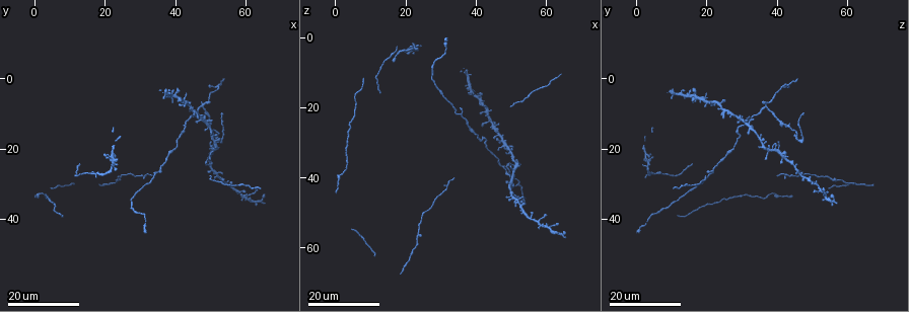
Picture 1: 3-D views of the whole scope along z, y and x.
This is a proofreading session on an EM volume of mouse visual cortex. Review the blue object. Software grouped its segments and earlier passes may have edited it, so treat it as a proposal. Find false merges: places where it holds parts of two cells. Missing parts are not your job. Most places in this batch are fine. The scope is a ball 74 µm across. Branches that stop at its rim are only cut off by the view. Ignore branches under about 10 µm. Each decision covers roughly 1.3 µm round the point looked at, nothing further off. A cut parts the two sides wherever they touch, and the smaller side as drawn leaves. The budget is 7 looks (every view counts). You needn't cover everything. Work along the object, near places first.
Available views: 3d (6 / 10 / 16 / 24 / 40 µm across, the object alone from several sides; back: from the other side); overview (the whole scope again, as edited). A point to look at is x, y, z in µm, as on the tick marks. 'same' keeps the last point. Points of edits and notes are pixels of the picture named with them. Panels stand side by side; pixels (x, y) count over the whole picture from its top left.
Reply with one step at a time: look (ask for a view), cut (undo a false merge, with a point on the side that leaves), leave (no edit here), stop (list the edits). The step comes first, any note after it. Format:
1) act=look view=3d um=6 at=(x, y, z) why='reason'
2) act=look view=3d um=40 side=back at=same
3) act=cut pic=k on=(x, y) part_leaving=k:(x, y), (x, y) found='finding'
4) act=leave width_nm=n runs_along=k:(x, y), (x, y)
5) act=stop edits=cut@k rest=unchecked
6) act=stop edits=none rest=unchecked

act=look view=3d um=24 at=(49.5, 23.0, 42.5) why='four or more arms meet'

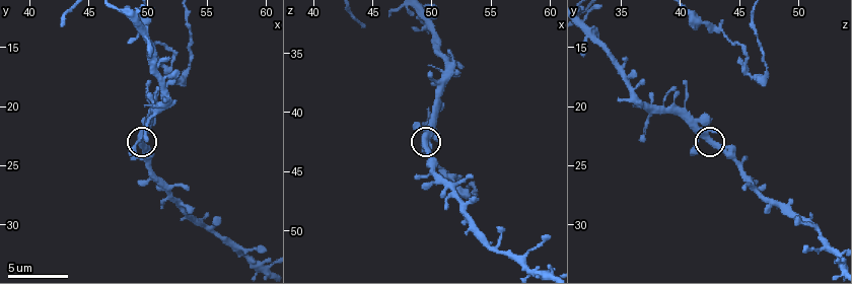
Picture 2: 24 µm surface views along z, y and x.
act=look view=3d um=6 at=(49.4, 22.6, 42.0) why='zoom in'

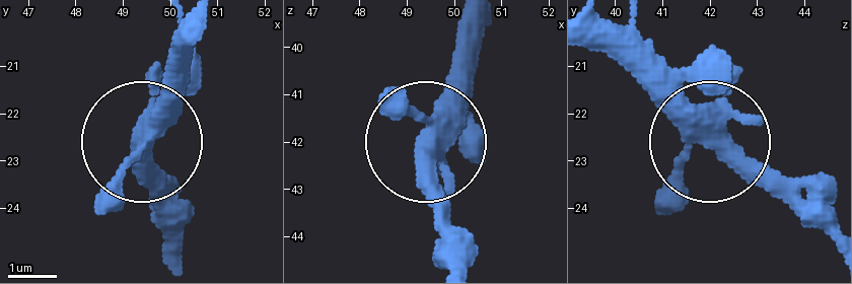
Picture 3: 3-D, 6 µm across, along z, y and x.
act=leave side_arm_um=30 found='one cell here'

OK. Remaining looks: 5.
act=look view=3d um=16 at=(47.5, 7.5, 36.5) why='four-way junction'

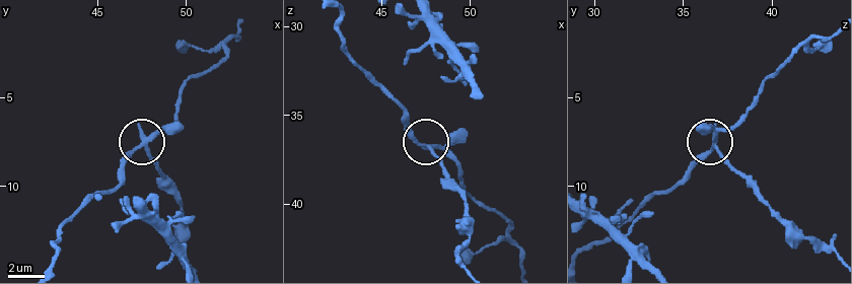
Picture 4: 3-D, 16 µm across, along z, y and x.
act=look view=3d um=10 at=(47.7, 7.6, 36.9)

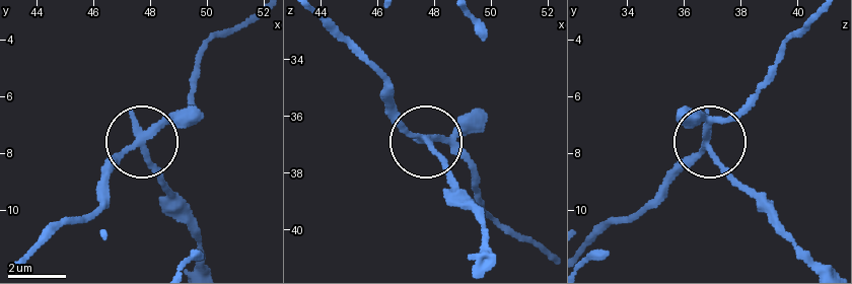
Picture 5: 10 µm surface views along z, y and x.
act=cut pic=5 on=(155, 171) arms=4 part_leaving=5:(136, 139), (167, 202), (196, 238), (201, 263) found='a second cell is stuck on'

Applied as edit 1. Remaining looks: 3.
act=look view=overview why='redraw'

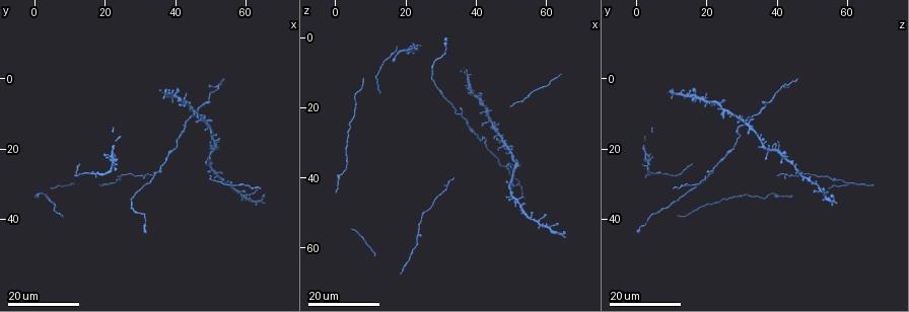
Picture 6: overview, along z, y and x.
act=look view=3d um=24 at=(44.5, 11.0, 33.0) why='three arms meet'

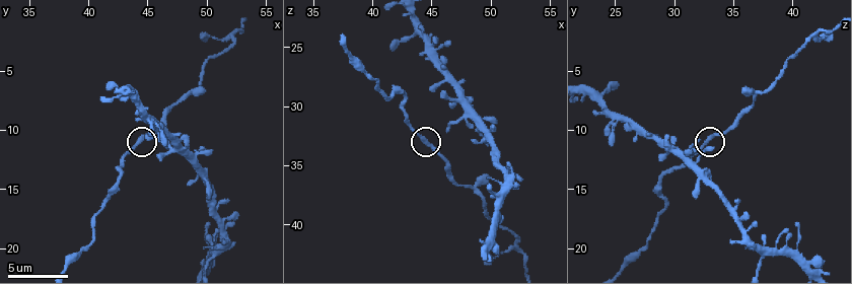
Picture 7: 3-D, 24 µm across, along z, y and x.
act=look view=3d um=6 at=(44.8, 10.4, 33.4) why='closer look'

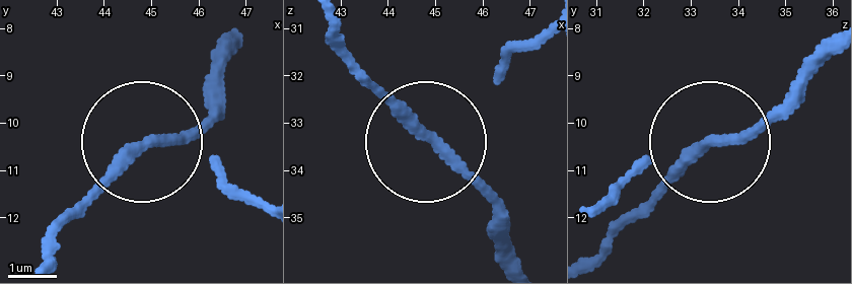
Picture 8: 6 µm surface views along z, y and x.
act=leave width_nm=190 runs_along=8:(323, 20), (335, 57), (500, 211) found='one cell here'

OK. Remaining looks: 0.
act=stop edits=cut@5 rest=unchecked

